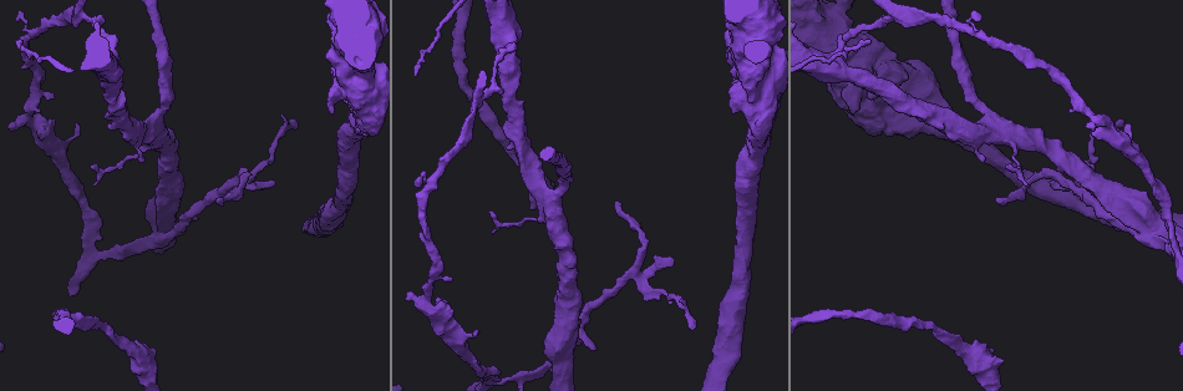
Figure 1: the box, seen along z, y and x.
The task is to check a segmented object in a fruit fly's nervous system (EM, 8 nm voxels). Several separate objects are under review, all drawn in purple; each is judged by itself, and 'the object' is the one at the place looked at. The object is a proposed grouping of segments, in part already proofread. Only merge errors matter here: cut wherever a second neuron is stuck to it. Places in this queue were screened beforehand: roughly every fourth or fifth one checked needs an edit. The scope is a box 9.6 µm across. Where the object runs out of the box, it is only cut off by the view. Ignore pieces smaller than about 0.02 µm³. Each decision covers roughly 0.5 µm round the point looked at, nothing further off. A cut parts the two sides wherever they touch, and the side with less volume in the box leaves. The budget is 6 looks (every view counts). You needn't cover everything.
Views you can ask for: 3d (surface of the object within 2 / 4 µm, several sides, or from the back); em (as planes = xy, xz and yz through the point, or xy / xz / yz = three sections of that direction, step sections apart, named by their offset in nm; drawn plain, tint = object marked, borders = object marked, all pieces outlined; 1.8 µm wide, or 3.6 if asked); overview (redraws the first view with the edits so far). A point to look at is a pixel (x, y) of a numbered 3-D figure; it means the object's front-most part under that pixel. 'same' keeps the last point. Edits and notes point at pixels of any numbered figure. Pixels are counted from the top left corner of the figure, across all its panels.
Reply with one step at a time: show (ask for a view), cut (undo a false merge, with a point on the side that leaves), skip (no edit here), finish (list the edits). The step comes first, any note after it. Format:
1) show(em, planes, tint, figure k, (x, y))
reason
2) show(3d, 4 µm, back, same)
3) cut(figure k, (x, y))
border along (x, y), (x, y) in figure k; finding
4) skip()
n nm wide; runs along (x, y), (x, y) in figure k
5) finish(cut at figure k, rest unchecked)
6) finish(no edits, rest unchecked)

show(em, 3.6 µm, yz, step 8, tint, figure 1, (734, 79))
thick turns thin

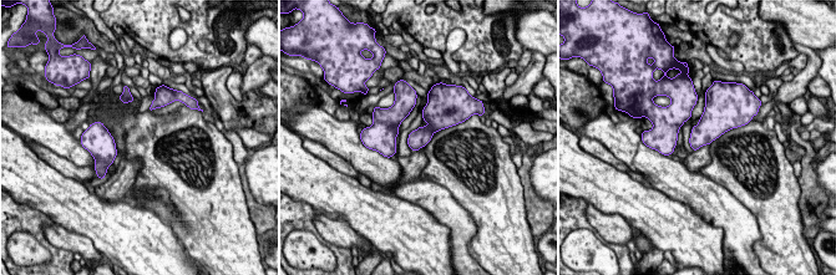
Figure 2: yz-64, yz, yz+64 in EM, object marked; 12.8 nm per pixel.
show(em, 3.6 µm, planes, tint, same)

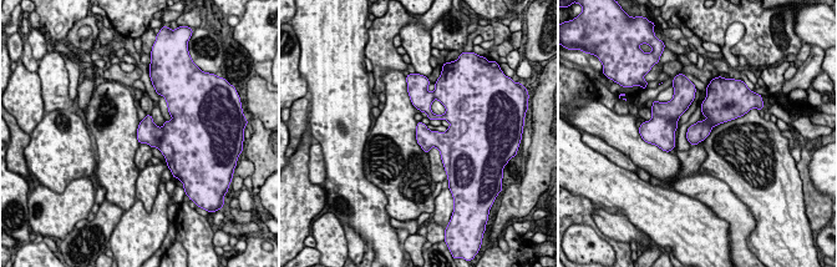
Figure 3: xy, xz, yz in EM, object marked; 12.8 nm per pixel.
skip()
runs along (417, 96), (434, 116), (452, 122), (445, 156) in figure 3; continuous, no second neuron

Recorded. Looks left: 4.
show(3d, 4 µm, figure 1, (826, 20))
calibre changes

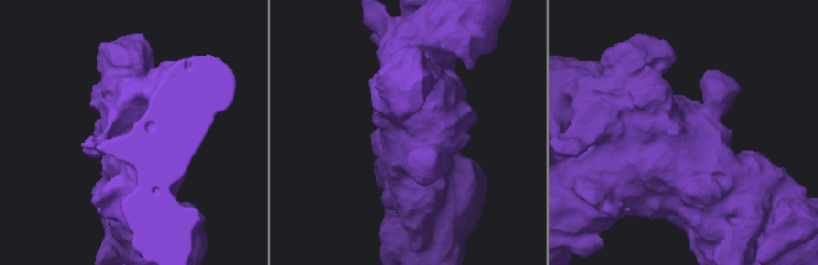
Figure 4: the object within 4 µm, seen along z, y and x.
show(em, 3.6 µm, planes, tint, figure 4, (424, 132))

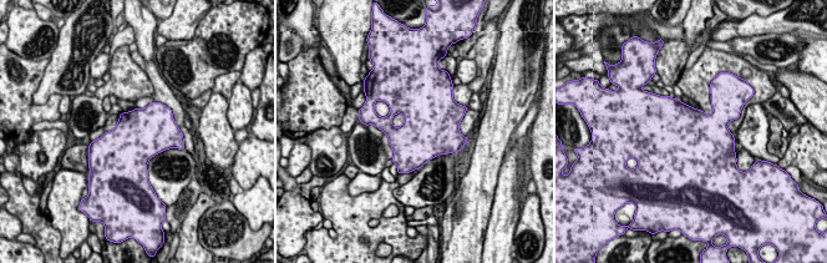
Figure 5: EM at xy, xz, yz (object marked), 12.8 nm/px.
skip()
one neuron here

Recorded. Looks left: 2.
show(em, 3.6 µm, planes, tint, figure 1, (161, 229))
a fork

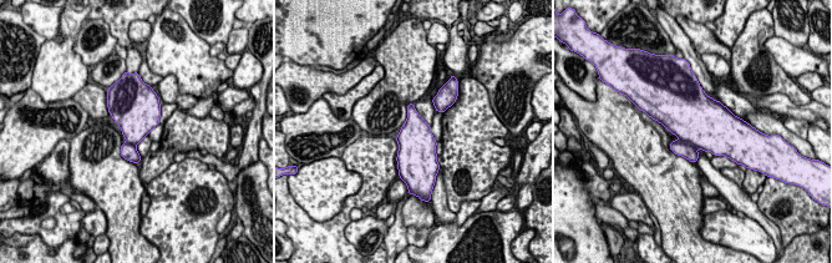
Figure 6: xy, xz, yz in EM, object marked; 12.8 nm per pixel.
cut(figure 6, (679, 147))
border along (679, 138), (696, 148) in figure 6; a second neuron is stuck on

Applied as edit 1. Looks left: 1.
finish(cut at figure 6, rest unchecked)

